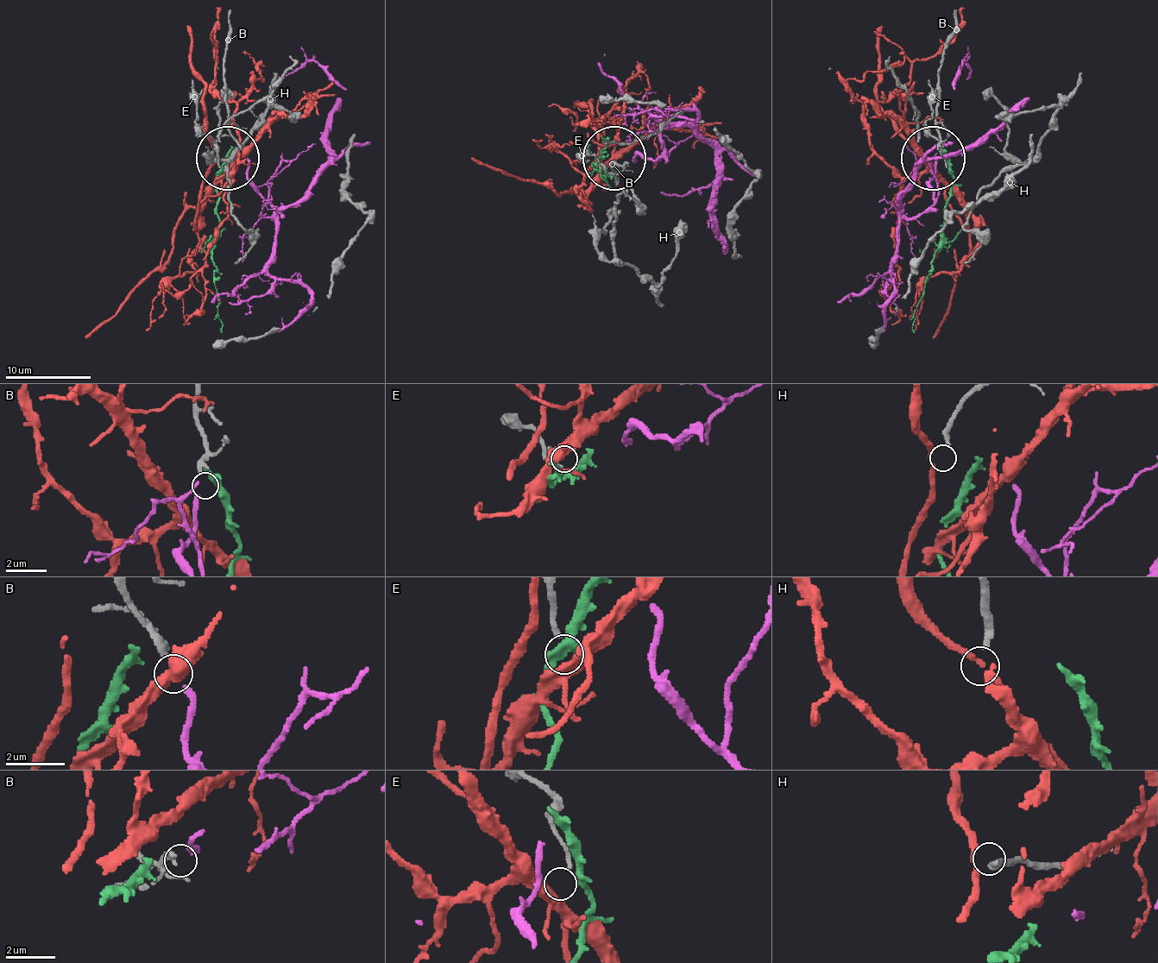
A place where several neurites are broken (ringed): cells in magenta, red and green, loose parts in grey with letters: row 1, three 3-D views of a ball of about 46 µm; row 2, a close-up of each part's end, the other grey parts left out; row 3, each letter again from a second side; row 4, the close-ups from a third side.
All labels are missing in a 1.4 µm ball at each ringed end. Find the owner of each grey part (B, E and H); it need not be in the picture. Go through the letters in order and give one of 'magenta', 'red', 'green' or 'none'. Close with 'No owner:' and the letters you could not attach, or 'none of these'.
B: magenta
E: red
H: none
No owner: H

